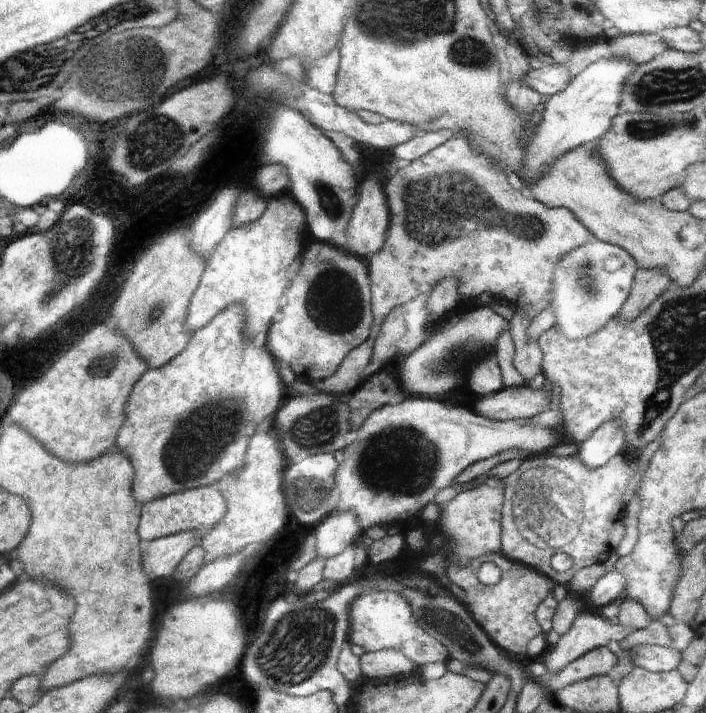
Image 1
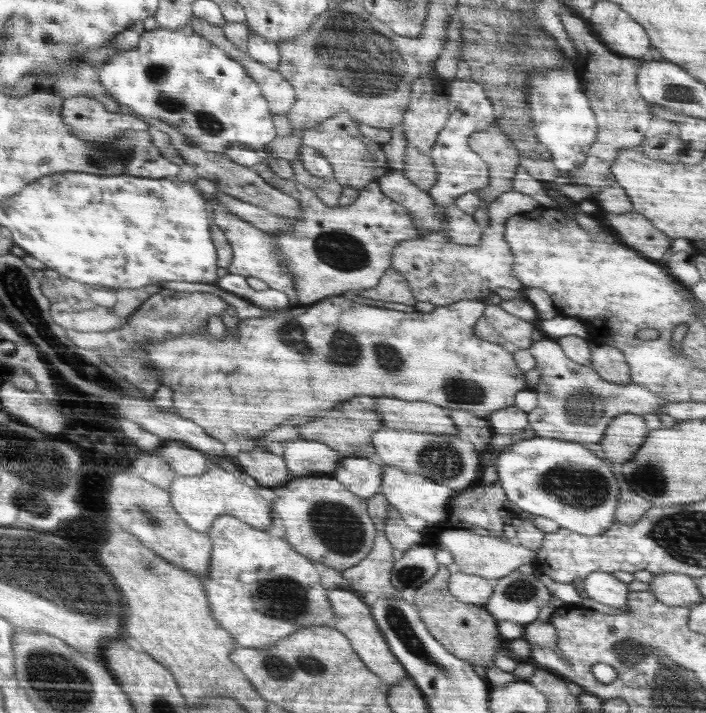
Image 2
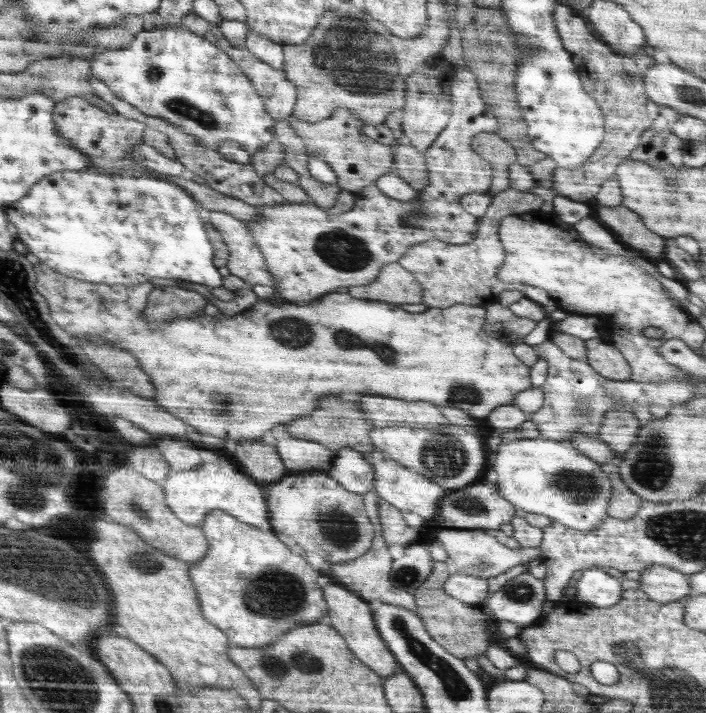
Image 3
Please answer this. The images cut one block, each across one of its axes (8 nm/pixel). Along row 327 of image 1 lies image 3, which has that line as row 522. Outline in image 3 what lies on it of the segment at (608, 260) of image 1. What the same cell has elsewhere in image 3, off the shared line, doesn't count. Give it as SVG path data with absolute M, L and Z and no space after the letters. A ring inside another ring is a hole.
M539 437L500 444L495 452L492 467L496 472L496 476L498 476L496 486L502 493L502 497L526 512L544 514L544 516L549 516L553 522L564 524L568 528L582 530L582 532L594 530L610 517L608 507L614 491L611 477L607 475L603 463L588 458L574 445L570 445L568 441Z

